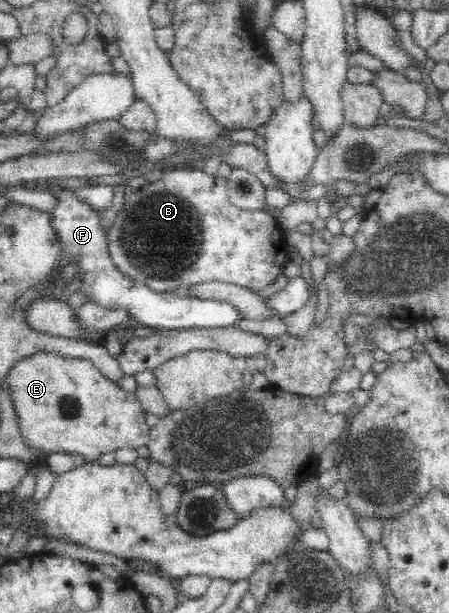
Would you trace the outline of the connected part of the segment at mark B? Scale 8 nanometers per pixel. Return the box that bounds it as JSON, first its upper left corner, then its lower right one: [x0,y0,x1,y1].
[107,168,290,292]

